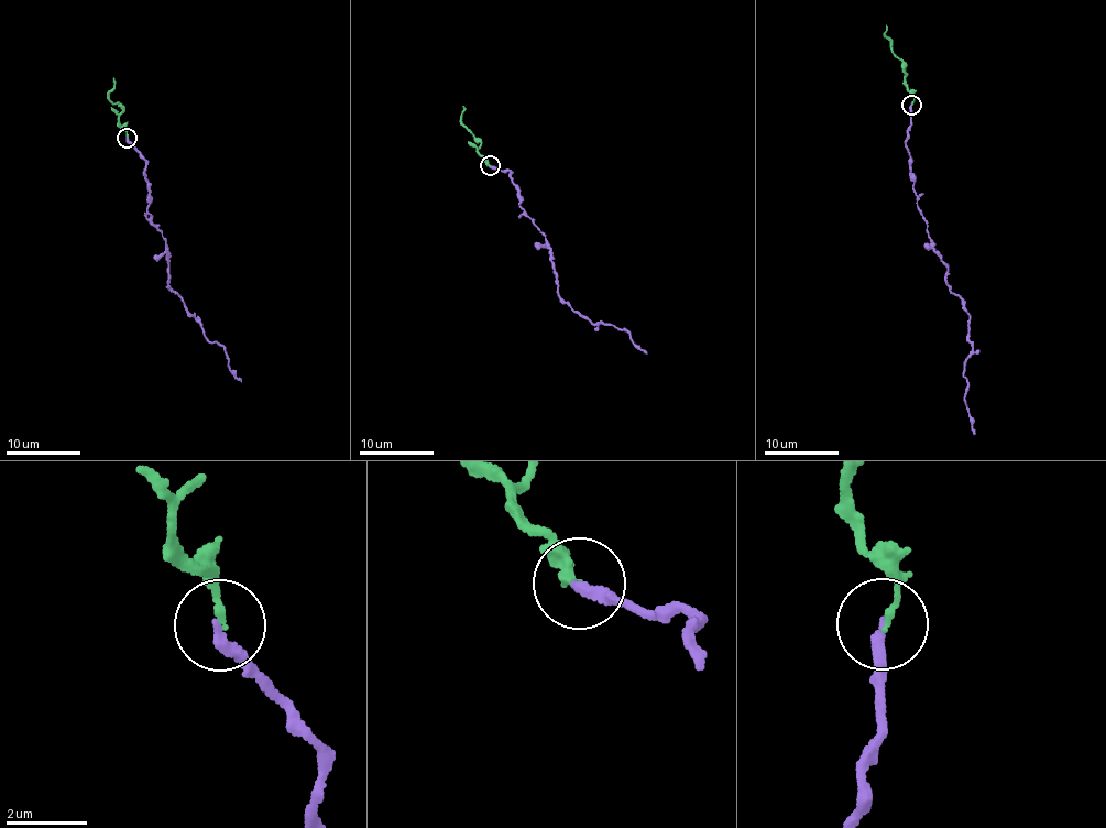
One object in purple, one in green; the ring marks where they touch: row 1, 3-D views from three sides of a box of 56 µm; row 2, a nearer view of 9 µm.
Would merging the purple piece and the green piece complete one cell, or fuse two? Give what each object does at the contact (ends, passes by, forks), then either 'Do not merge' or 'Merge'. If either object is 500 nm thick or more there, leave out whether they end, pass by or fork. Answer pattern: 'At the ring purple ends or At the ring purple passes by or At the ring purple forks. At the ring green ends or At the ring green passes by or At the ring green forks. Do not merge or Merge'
At the ring purple ends. At the ring green ends. Merge

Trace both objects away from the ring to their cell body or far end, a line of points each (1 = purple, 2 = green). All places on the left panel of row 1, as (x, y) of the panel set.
1: (128, 138), (145, 161), (148, 215), (168, 252), (167, 287), (204, 336), (225, 349), (230, 372), (240, 382)
2: (128, 139), (126, 126), (119, 122), (122, 106), (109, 99), (113, 77)

